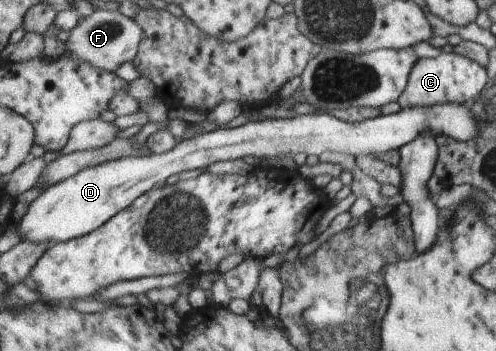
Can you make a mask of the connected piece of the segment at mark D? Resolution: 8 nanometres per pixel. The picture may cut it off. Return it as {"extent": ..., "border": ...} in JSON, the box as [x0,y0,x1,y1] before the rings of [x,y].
{"extent":[20,103,478,243],"border":[[[439,103],[431,106],[401,108],[395,114],[381,114],[361,122],[345,122],[327,111],[291,118],[272,118],[259,122],[248,121],[235,128],[222,127],[180,142],[165,154],[127,157],[112,160],[81,171],[55,186],[48,188],[36,199],[20,223],[22,241],[60,243],[88,235],[130,207],[137,199],[164,183],[181,171],[205,169],[216,161],[264,158],[306,153],[320,155],[324,151],[350,153],[359,156],[386,153],[400,149],[422,134],[448,136],[461,142],[478,138],[477,119],[470,108],[457,103]]]}

